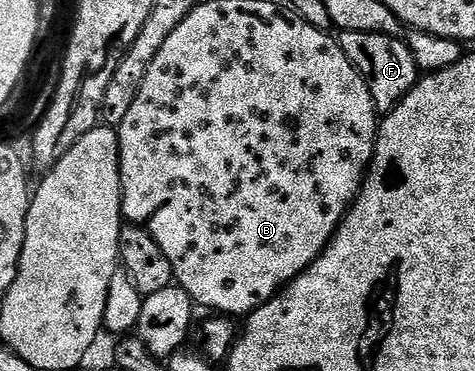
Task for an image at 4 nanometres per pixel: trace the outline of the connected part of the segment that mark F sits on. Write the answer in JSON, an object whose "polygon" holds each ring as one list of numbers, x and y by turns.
{"polygon":[[355,31,341,33,339,40,347,59,357,68,359,75,367,83,378,114,389,113,417,85,419,80,417,60,401,37]]}

